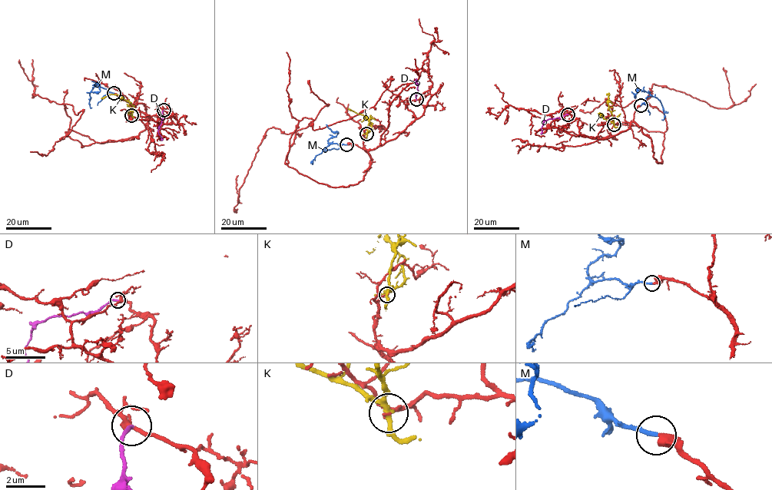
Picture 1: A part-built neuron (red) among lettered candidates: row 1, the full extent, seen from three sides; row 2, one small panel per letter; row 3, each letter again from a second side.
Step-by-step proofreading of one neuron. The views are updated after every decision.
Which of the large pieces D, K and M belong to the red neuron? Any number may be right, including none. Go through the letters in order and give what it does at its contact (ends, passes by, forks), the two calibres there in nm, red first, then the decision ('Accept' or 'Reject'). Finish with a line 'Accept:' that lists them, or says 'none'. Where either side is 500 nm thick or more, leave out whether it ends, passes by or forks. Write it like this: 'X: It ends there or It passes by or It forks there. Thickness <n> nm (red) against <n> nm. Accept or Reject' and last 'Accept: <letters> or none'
D: It ends there. Thickness 220 nm (red) against 180 nm. Reject
K: It forks there. Thickness 130 nm (red) against 200 nm. Reject
M: It ends there. Thickness 380 nm (red) against 200 nm. Accept
Accept: M

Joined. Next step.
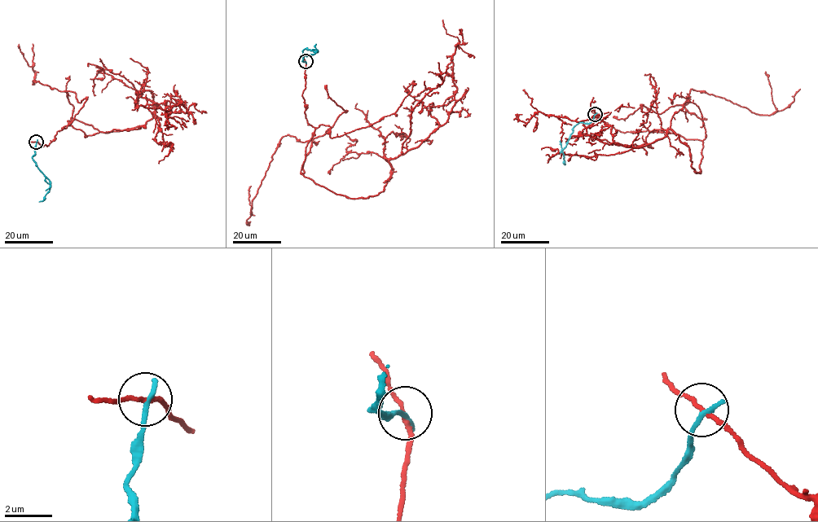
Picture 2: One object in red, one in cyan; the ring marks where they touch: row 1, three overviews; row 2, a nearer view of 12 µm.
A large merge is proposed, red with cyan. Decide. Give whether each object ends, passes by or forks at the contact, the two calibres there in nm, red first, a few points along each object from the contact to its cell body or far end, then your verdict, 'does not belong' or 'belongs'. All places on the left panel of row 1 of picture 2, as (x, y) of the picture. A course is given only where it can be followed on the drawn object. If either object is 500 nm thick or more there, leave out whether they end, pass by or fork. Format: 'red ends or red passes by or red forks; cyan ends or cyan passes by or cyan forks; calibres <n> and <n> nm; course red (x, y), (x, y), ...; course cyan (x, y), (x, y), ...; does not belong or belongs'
red passes by; cyan ends; calibres 160 and 240 nm; course red (36, 142), (47, 146), (72, 117), (110, 132), (143, 125), (155, 109), (142, 91), (186, 110), (141, 106); course cyan (36, 142), (35, 154), (32, 157), (50, 183), (49, 192), (39, 202); does not belong

